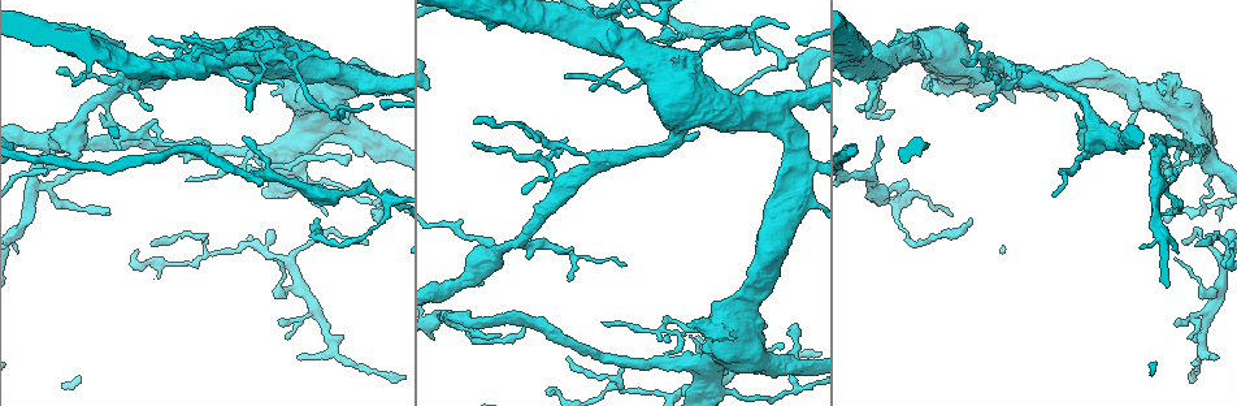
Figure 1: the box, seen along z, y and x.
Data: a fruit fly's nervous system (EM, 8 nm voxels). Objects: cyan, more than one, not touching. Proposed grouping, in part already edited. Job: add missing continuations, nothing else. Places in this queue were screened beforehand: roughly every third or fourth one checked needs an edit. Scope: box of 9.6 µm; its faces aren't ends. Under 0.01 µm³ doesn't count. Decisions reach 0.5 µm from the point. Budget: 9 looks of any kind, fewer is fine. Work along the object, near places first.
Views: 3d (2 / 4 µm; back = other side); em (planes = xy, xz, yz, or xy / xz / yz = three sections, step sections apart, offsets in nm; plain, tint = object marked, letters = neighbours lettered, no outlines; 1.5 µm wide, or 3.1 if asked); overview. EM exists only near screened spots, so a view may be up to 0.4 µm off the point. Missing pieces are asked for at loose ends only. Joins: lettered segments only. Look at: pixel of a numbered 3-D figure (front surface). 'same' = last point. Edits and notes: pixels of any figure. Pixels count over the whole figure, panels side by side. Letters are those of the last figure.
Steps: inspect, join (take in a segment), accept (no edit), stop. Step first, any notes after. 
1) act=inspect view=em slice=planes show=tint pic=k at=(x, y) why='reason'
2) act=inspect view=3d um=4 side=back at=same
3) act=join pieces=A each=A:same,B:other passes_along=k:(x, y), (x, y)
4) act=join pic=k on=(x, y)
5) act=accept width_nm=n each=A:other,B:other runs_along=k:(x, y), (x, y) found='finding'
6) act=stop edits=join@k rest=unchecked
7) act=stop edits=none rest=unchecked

act=inspect view=3d um=2 pic=1 at=(913, 41) why='branch stops here'

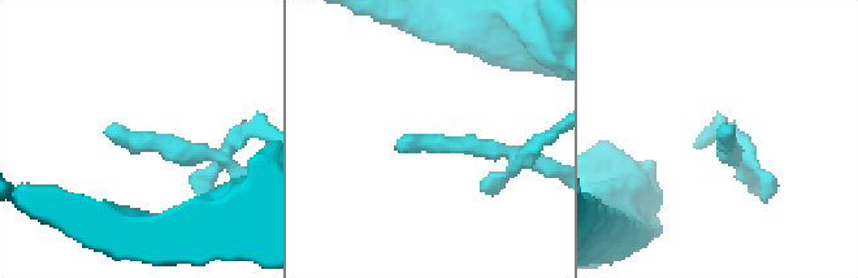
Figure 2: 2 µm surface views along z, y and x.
act=inspect view=em slice=planes show=letters pic=2 at=(725, 132)

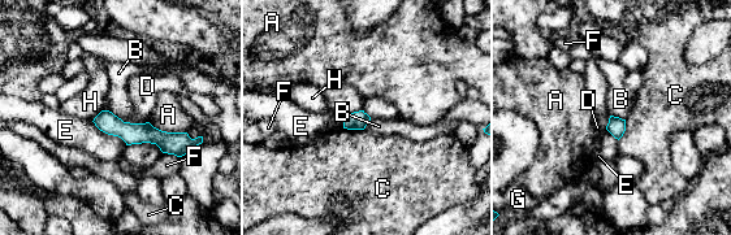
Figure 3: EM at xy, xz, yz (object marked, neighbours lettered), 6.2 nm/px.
act=accept each=A:other,B:other,C:other,D:other,E:other,F:other,G:other,H:other found='none of them fits'

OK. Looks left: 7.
act=inspect view=em slice=xz step=4 show=letters pic=1 at=(745, 30)

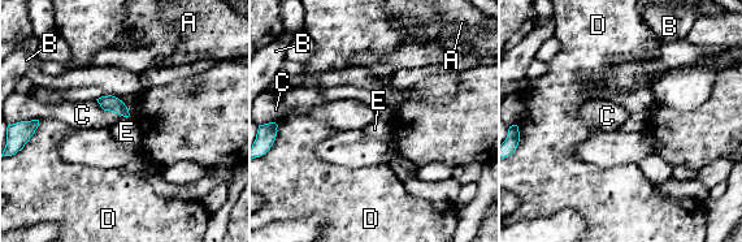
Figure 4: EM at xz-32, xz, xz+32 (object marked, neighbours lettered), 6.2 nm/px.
act=accept width_nm=100 each=A:other,B:other,C:other,D:other,E:other border=4:(95, 99), (104, 109), (124, 116) found='no lettered segment goes on from it'

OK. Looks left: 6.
act=inspect view=3d um=4 pic=1 at=(345, 122) why='thick end'

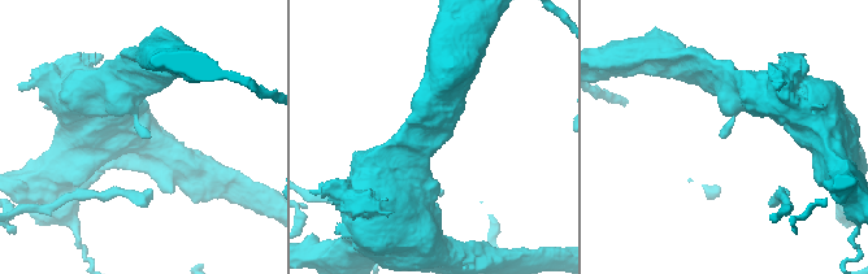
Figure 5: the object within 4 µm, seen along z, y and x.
act=inspect view=em slice=xy step=4 show=tint pic=5 at=(725, 136)

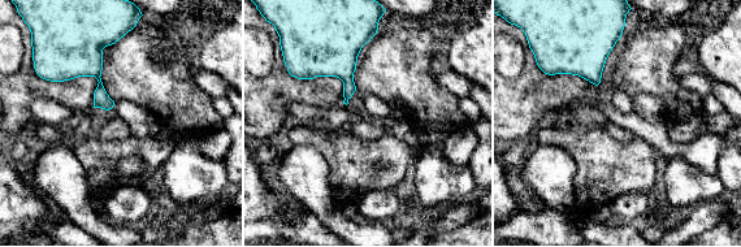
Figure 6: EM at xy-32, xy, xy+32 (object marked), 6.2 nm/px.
act=inspect view=em slice=planes show=letters at=same why='another direction'

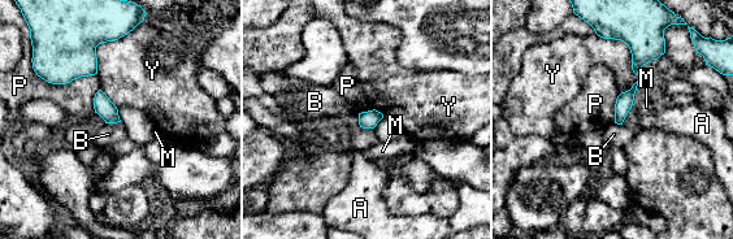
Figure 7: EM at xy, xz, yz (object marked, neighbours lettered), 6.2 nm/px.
act=accept each=A:other,B:other,M:other,P:other,Y:other border=7:(358, 114), (358, 122), (372, 129) found='none of them fits'

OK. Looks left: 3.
act=inspect view=em slice=planes show=letters pic=1 at=(325, 211) why='branch stops here'

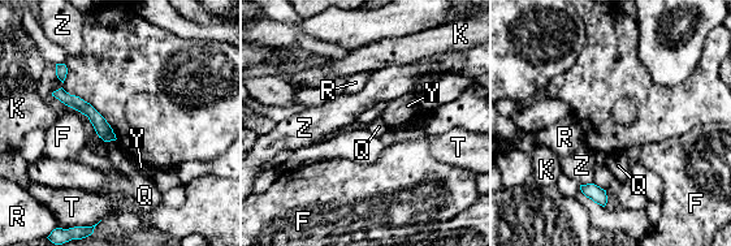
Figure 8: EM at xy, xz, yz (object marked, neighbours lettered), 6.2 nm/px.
act=accept width_nm=100 longest_contact=Z:80nm each=F:other,K:other,Q:other,R:other,T:other,Y:other,Z:other found='no lettered segment goes on from it'

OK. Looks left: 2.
act=stop edits=none rest=unchecked

